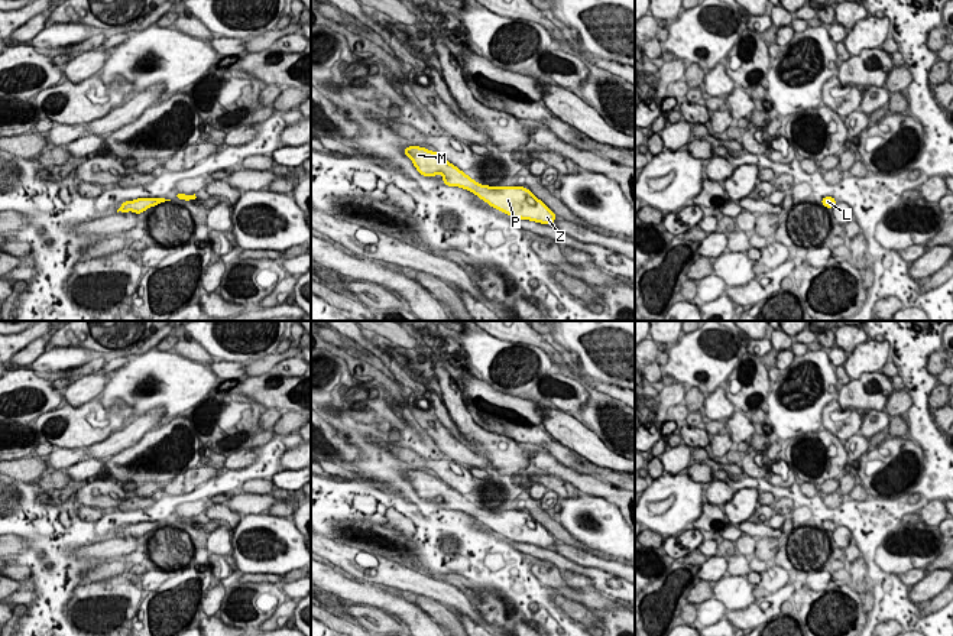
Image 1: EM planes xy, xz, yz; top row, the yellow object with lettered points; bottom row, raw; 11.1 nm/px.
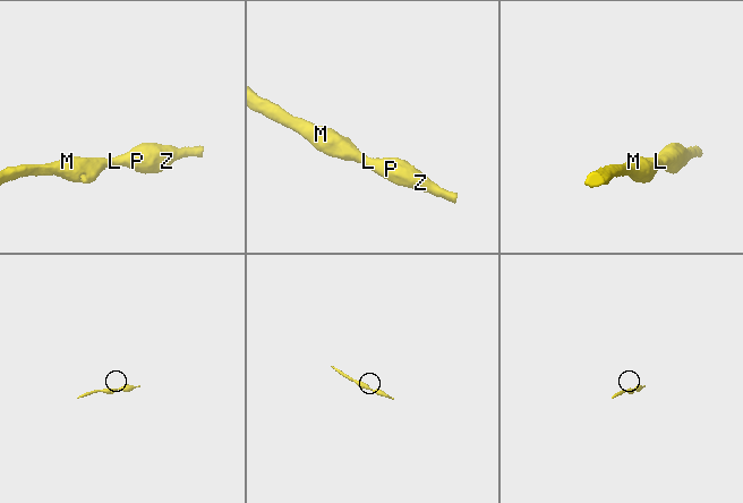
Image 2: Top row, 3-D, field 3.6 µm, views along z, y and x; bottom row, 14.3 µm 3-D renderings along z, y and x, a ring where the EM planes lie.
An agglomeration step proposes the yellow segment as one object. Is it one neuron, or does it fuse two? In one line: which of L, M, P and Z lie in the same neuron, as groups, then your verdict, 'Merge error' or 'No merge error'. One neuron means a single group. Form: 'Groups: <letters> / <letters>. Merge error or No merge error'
Groups: L M P Z. No merge error

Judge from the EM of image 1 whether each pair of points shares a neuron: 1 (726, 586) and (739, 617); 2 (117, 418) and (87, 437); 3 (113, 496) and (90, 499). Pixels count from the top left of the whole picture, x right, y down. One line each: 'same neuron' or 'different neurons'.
1: different neurons
2: same neuron
3: same neuron

